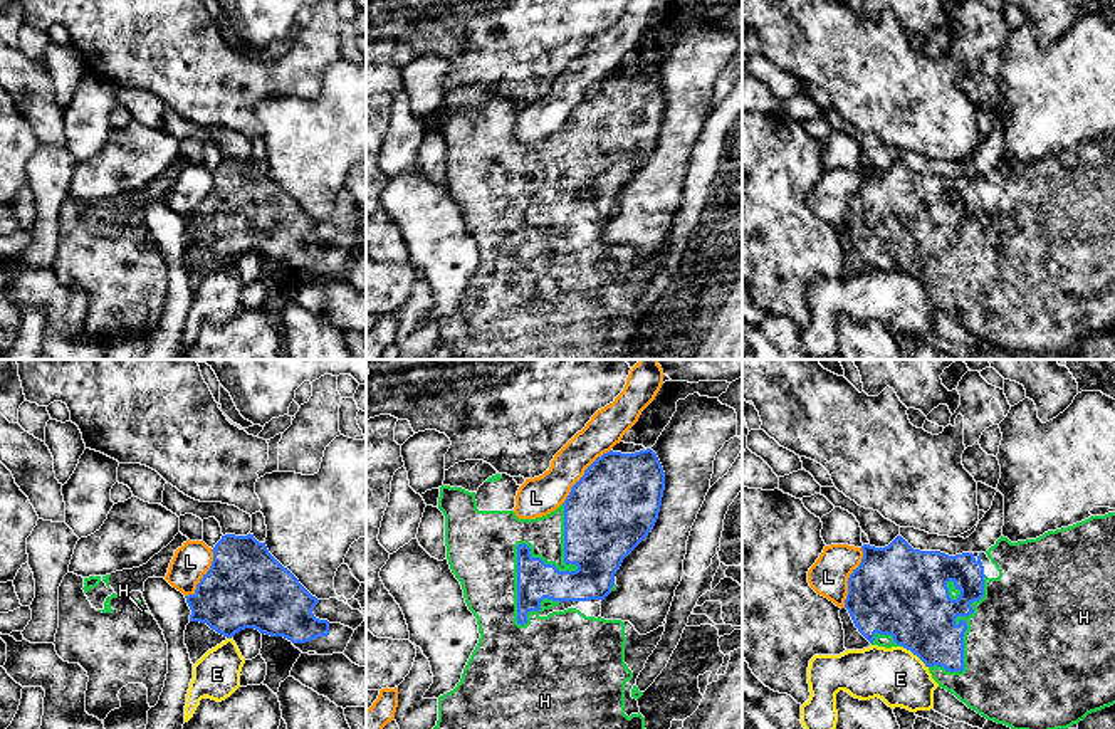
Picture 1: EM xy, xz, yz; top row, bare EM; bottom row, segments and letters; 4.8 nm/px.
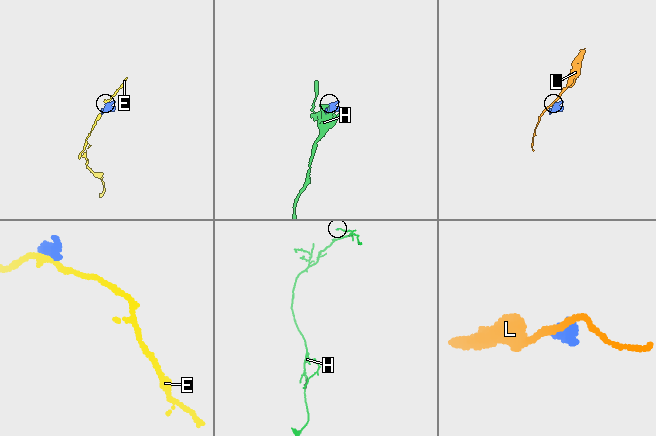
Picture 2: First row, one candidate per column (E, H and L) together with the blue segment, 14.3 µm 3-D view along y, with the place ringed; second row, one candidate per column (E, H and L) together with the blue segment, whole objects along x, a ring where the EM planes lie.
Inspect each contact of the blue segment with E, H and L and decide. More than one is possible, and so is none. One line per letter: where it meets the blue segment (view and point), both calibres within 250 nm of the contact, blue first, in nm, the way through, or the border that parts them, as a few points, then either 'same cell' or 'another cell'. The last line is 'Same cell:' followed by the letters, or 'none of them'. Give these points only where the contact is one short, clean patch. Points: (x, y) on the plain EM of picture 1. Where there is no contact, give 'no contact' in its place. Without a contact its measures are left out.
E: meets blue in yz at (916, 277); 380 nm thick on the blue side, 280 nm on the other; another cell
H: meets blue in xz at (539, 182); 240 nm thick on the blue side, 280 nm on the other; same cell
L: meets blue in yz at (848, 202); 440 nm thick on the blue side, 190 nm on the other; border along yz (862, 172), (862, 185), (848, 202), (848, 217), (843, 230); another cell
Same cell: H

